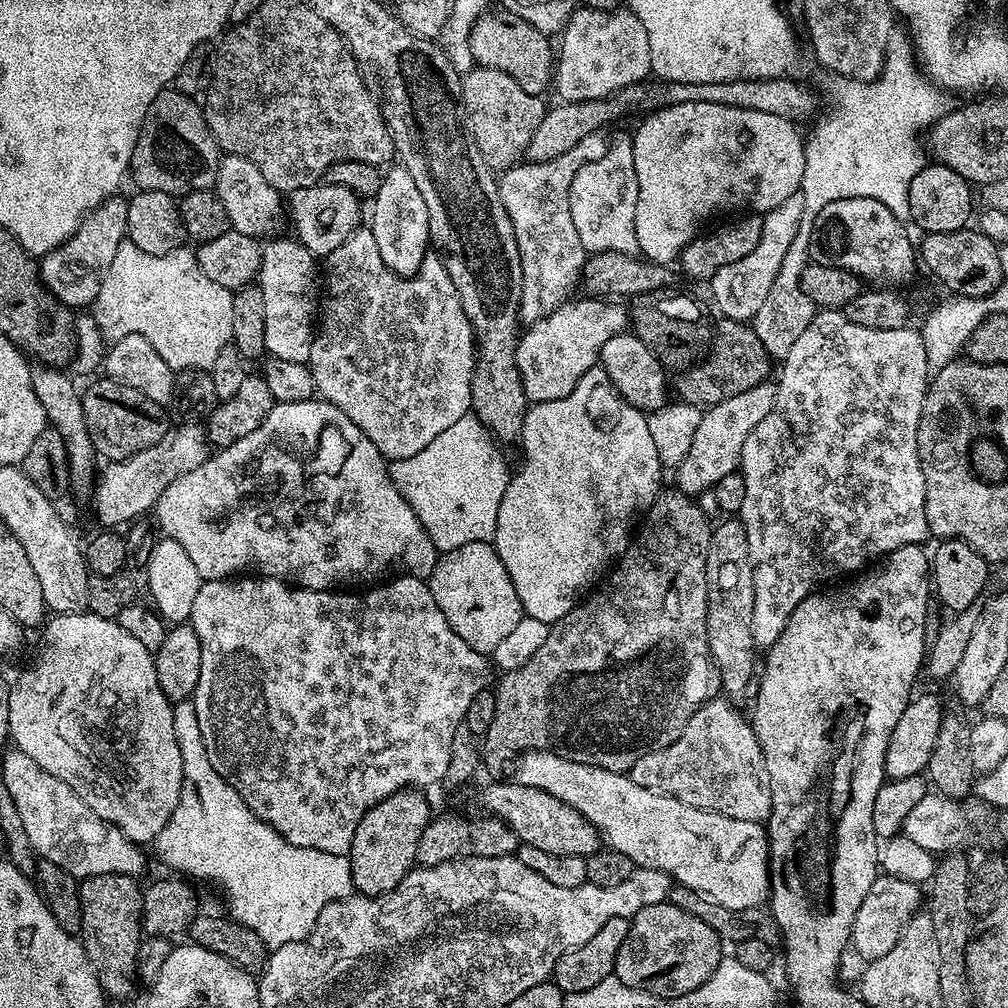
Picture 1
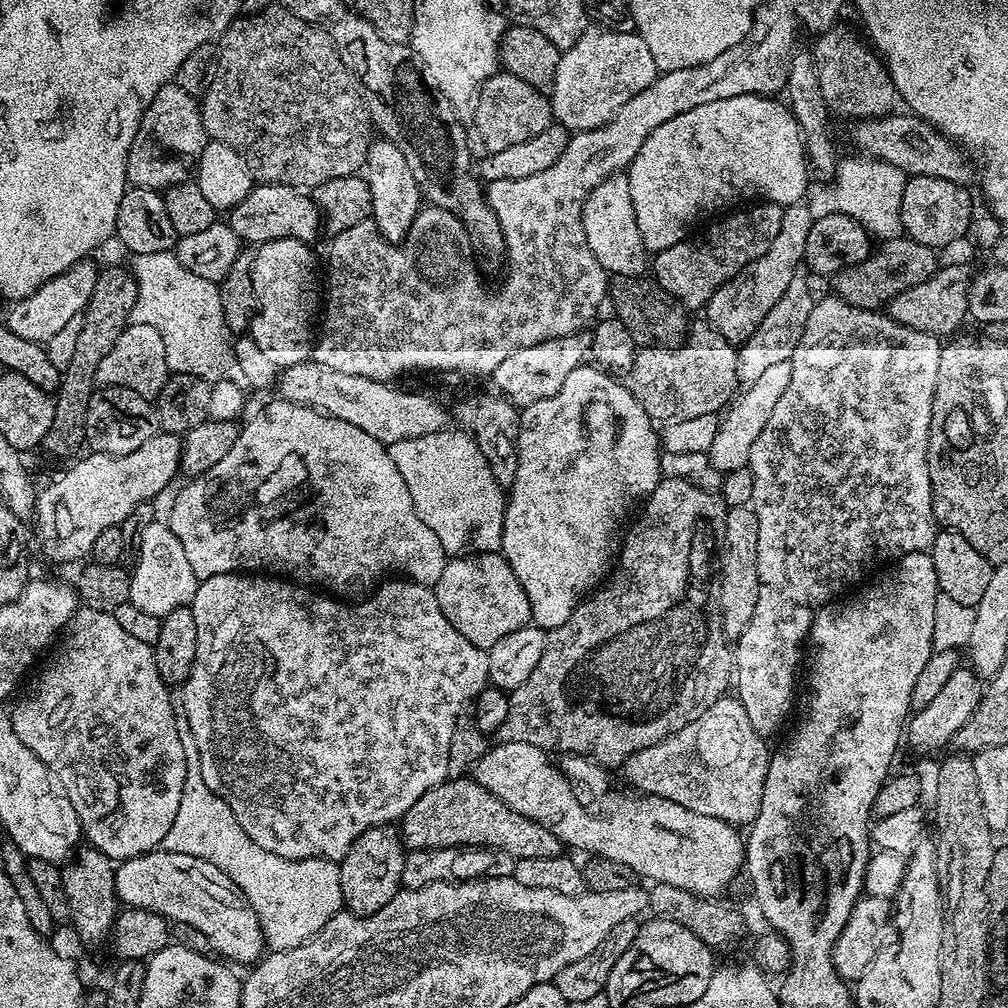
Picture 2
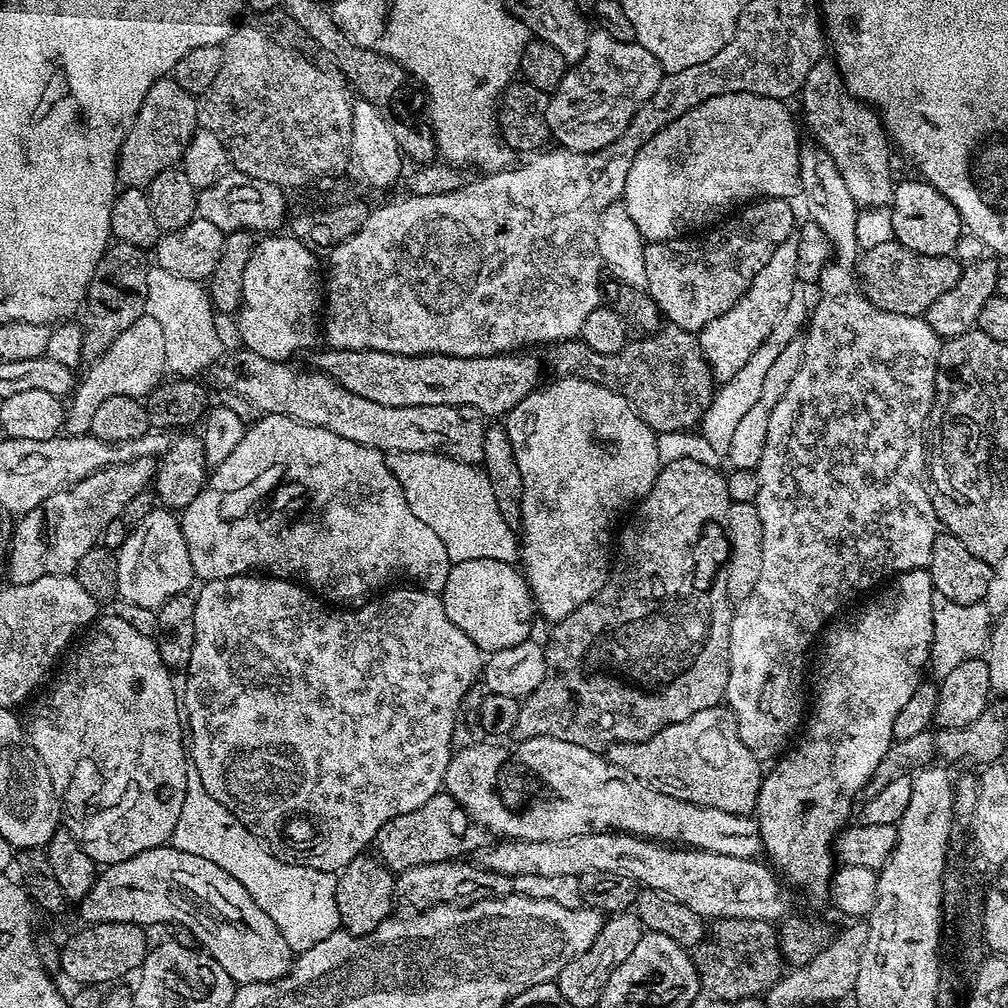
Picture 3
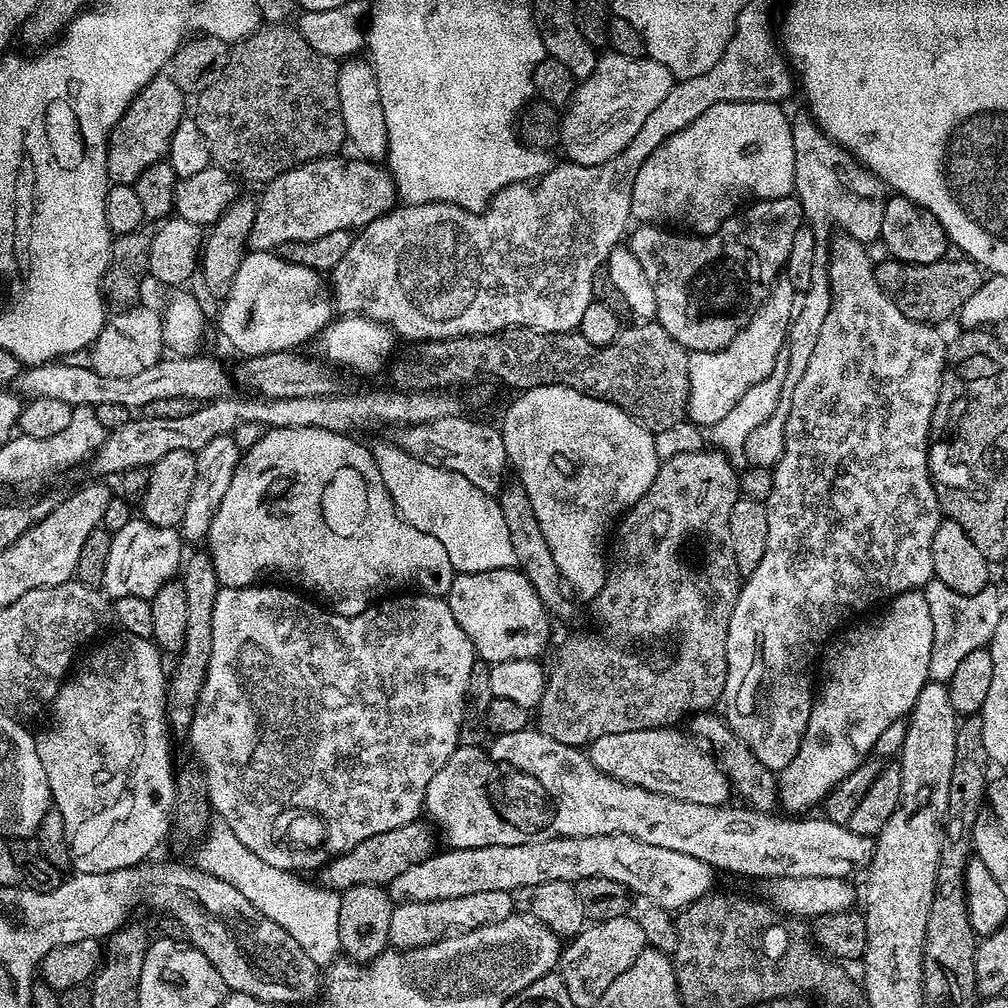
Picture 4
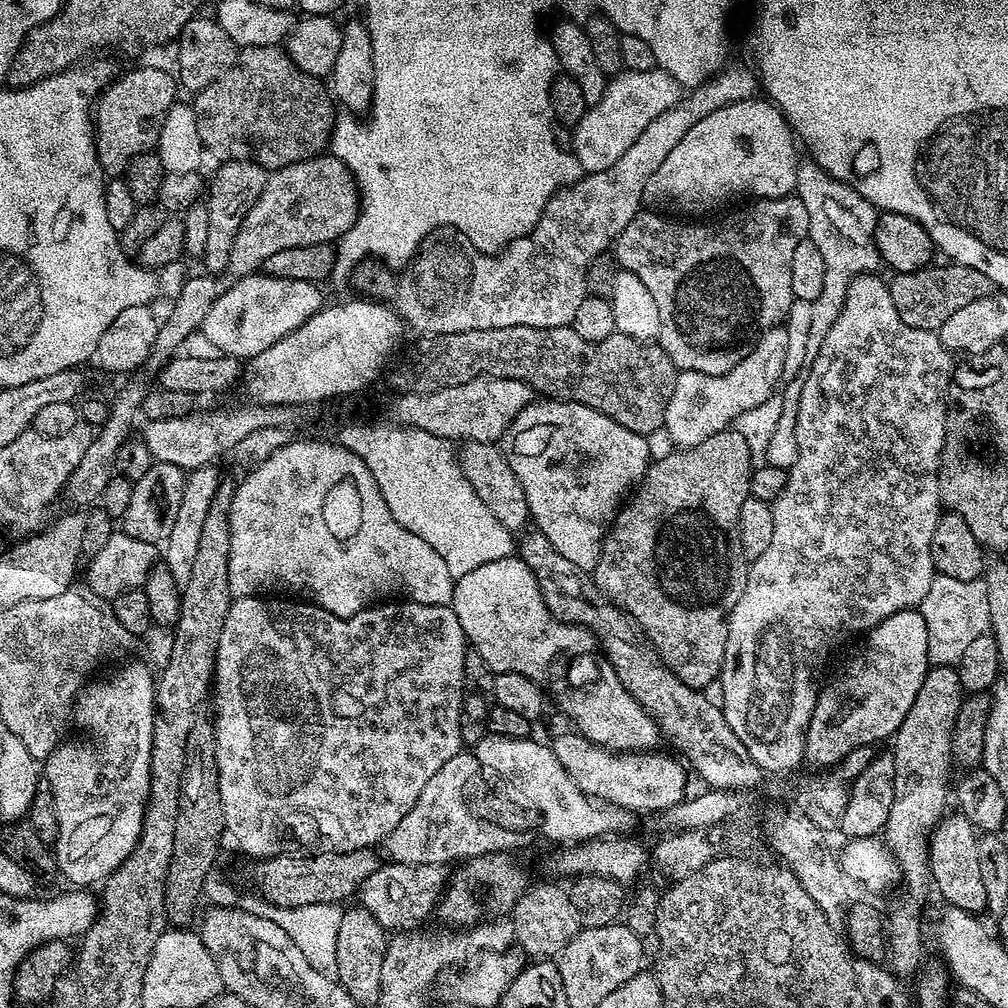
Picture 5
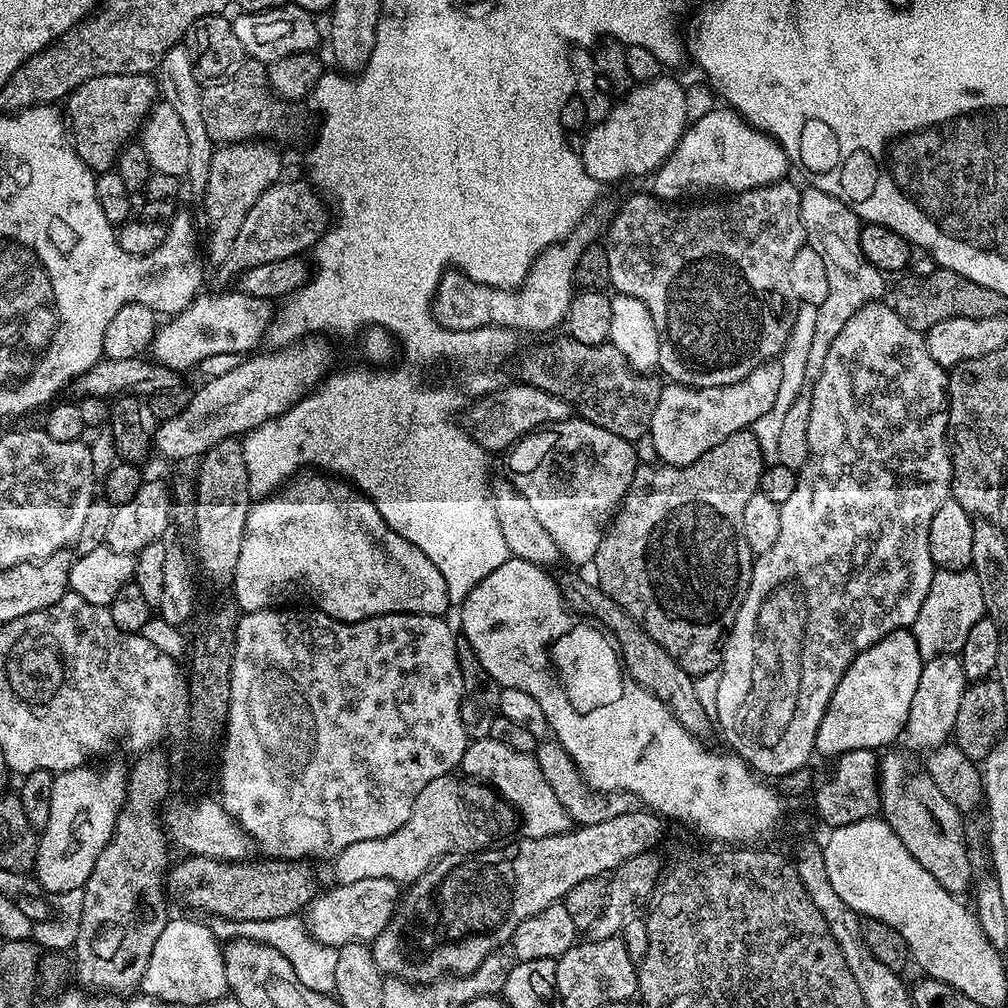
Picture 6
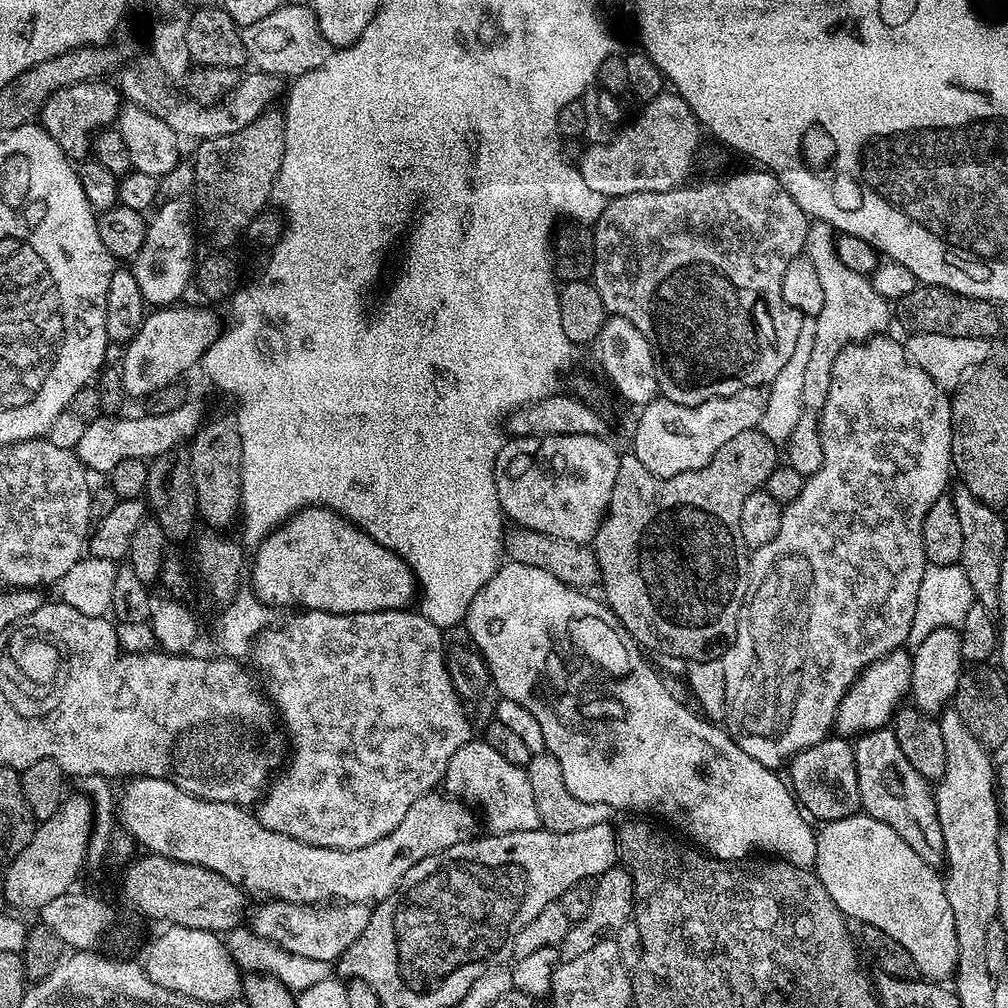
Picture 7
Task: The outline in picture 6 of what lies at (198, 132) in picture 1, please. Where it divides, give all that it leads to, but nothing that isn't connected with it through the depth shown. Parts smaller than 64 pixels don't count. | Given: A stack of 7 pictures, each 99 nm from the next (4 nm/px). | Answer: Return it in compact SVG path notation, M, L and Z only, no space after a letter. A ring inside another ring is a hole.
M110 74L85 80L84 87L75 88L66 97L66 127L78 158L93 173L113 171L121 148L139 133L145 116L157 100L157 83L148 74Z

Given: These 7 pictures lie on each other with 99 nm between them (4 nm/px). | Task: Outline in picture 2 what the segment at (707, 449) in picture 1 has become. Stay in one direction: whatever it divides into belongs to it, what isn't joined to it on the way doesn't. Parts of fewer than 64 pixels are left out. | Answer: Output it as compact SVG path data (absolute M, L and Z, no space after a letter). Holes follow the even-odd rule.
M778 362L770 366L770 370L765 370L762 378L758 378L758 382L754 382L745 391L748 393L744 397L741 395L723 413L718 434L714 434L714 442L706 454L707 459L712 459L713 466L718 470L717 473L723 474L730 470L748 467L750 448L757 441L758 434L762 434L766 422L770 422L770 414L774 414L774 406L778 406L778 398L786 394L786 386L790 386L791 373L792 366L789 362Z

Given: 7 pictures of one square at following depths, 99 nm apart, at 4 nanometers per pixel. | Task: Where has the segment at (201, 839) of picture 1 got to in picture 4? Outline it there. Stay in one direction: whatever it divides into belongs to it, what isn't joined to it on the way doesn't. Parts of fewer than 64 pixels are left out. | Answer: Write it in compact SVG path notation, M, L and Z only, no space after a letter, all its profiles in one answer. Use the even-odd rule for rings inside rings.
M216 822L209 827L207 835L200 840L195 849L195 863L203 872L209 872L222 882L230 882L234 890L242 893L255 908L270 922L278 922L302 950L318 966L327 966L337 959L340 952L338 938L338 906L340 893L321 886L319 883L304 880L303 875L287 872L278 866L270 866L270 862L262 862L254 850L246 850L242 842L238 842L234 830L230 830L222 822Z

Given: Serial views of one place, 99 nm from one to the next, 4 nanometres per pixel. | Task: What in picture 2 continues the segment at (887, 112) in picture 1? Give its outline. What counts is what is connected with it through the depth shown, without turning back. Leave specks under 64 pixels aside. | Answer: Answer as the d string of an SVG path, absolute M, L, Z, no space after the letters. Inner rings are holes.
M848 156L839 161L836 165L836 171L831 177L830 182L821 192L813 191L810 196L810 207L813 217L829 216L835 212L844 212L847 216L854 218L877 241L895 240L900 232L899 220L900 211L902 210L902 190L904 189L904 181L906 179L905 172L898 166L887 164L886 161L877 160L875 158L863 158L859 160L856 156Z

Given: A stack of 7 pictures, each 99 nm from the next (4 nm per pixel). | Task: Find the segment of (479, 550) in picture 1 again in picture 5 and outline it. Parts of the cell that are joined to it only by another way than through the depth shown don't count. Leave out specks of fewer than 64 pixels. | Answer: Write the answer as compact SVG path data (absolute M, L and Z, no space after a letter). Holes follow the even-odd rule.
M513 554L506 558L498 558L498 562L486 562L486 566L478 566L478 570L470 570L470 574L462 574L455 577L452 586L452 602L450 605L452 613L458 618L458 622L464 631L464 639L470 645L473 653L484 659L484 664L488 668L492 668L493 673L497 672L513 672L514 674L526 674L526 678L535 680L537 684L543 686L556 699L556 704L573 720L575 731L584 736L590 742L600 744L604 748L608 748L612 752L646 752L657 747L656 743L662 740L660 728L652 720L652 716L645 710L640 703L626 690L626 686L622 686L622 682L618 678L618 674L606 663L599 655L592 656L592 651L597 651L598 645L596 637L586 628L581 628L578 624L564 624L554 614L550 614L550 610L546 606L546 602L542 598L542 590L538 586L538 582L534 578L534 574L530 570L530 566L526 566L526 562L522 562L519 555ZM588 672L588 680L580 680L580 676L586 675ZM552 691L552 692L551 692Z

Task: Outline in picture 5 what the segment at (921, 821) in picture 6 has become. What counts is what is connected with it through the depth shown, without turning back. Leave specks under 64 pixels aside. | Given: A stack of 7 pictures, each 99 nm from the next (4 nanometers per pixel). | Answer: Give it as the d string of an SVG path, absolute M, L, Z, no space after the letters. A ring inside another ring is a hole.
M958 810L953 811L953 816L945 815L928 836L928 870L931 883L940 891L947 907L973 914L985 911L987 900L979 866L978 832Z

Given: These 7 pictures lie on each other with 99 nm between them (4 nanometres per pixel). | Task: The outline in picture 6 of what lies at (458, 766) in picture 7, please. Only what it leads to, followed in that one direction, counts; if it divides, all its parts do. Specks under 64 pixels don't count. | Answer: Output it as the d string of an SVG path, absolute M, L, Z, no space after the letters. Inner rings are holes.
M491 738L473 740L460 759L459 771L465 777L477 776L478 779L493 784L500 791L501 801L505 805L510 802L519 804L525 815L525 822L518 827L521 837L546 838L556 832L569 831L568 812L562 802L558 802L554 790L550 790L550 784L543 777L542 770L538 770L538 762L533 753L510 750L510 746L502 746L502 742Z

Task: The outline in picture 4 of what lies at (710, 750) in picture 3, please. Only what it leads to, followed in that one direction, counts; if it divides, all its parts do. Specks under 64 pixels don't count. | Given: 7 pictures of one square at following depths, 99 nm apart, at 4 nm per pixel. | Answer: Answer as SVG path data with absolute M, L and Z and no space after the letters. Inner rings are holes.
M665 726L626 730L622 734L602 734L602 738L594 738L587 745L586 751L595 768L624 784L633 784L686 802L698 802L702 806L719 808L727 805L730 797L728 776L716 763L715 756L681 732L676 726Z

